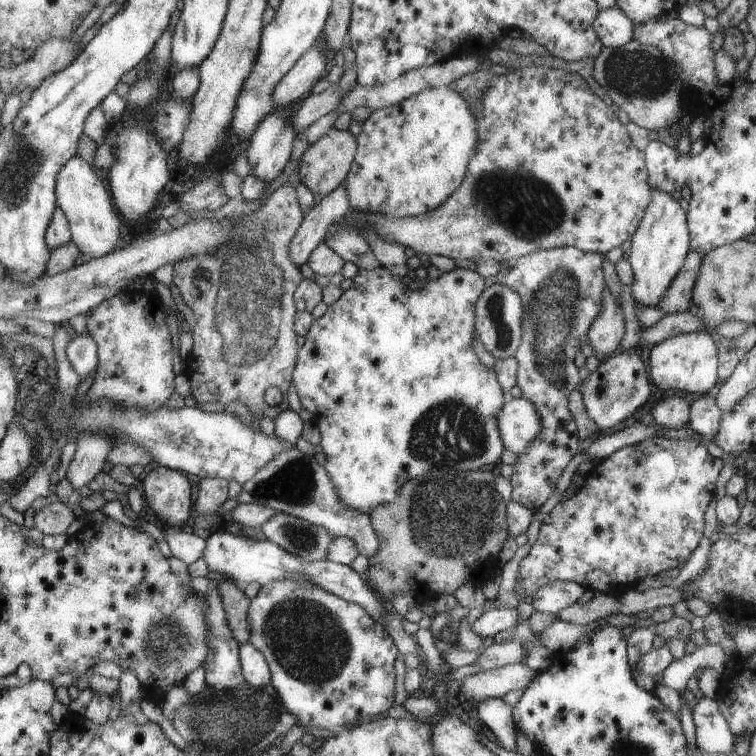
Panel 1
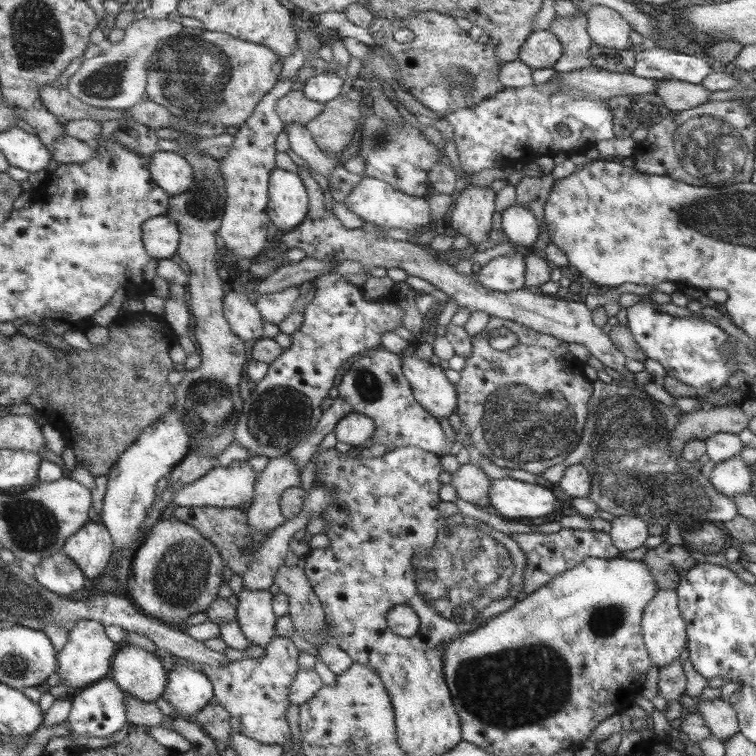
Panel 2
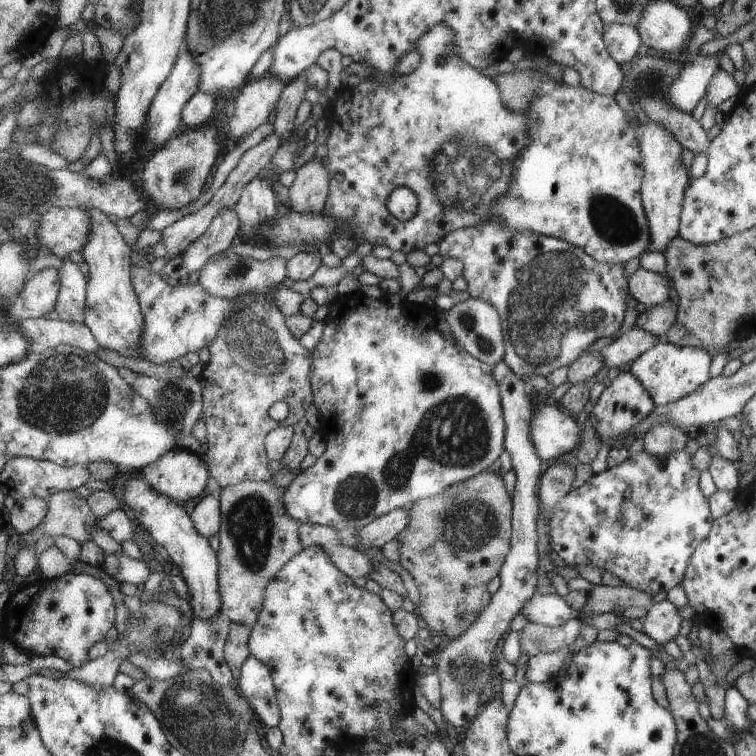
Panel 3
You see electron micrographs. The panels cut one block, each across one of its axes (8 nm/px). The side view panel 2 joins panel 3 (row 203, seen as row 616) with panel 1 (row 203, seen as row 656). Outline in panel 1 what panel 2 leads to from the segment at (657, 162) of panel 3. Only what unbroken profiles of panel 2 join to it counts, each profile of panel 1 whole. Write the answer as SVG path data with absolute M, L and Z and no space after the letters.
M652 190L652 196L644 220L629 242L631 248L627 260L634 270L634 284L630 286L634 301L657 307L666 290L669 290L670 282L674 281L685 265L684 258L690 252L690 236L689 226L686 226L686 212L678 201L670 193L660 190Z

